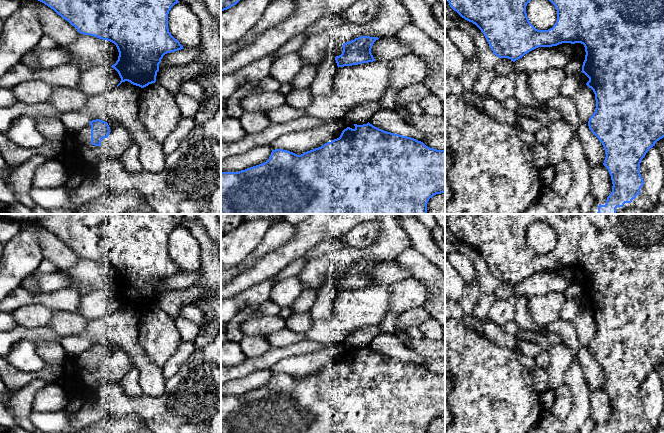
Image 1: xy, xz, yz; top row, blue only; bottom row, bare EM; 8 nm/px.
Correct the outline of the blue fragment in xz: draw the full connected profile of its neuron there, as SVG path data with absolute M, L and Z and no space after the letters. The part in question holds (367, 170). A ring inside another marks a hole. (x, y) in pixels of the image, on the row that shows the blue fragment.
M369 122L354 126L354 129L344 129L339 138L301 155L275 149L262 164L239 172L221 172L221 214L427 214L429 199L436 194L445 193L445 151L430 148L411 137L384 131Z

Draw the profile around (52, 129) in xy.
M39 117L35 120L37 130L43 135L46 141L63 141L66 128L60 118Z

